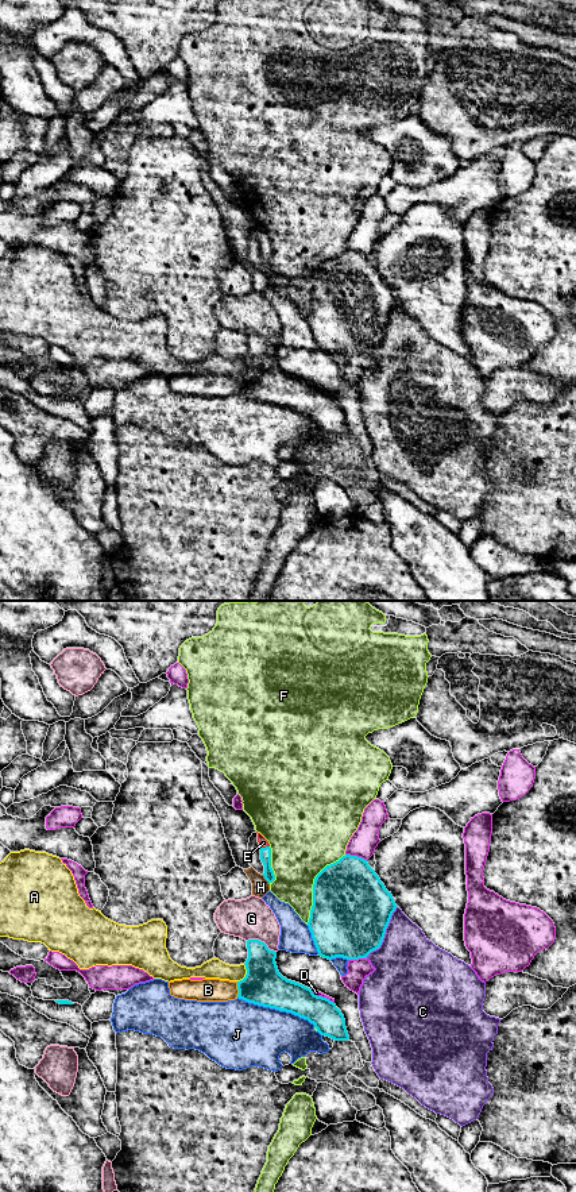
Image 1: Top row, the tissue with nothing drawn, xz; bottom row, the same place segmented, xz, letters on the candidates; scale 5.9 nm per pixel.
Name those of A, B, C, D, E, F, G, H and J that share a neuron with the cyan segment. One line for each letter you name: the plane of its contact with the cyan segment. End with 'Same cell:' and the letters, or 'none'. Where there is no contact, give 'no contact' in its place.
B: xz
E: xz
Same cell: B, E

